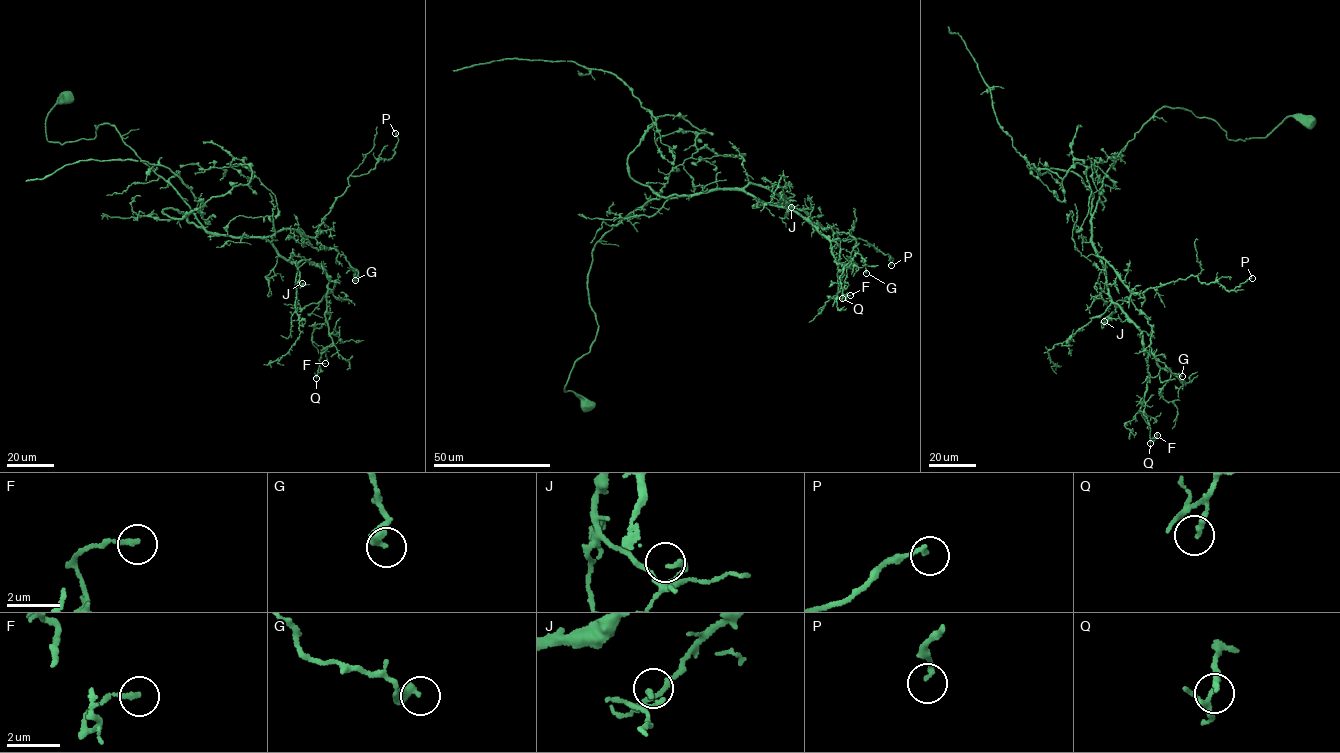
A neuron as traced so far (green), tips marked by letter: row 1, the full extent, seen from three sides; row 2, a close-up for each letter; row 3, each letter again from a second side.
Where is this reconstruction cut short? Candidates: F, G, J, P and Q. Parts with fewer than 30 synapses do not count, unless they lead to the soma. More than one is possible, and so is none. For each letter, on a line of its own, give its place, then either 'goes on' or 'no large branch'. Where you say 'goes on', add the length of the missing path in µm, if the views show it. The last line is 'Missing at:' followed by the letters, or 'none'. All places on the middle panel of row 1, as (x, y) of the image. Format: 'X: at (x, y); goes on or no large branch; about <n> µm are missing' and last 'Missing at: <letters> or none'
F: at (850, 295); no large branch
G: at (866, 273); no large branch
J: at (791, 207); no large branch
P: at (891, 265); no large branch
Q: at (842, 298); no large branch
Missing at: none

